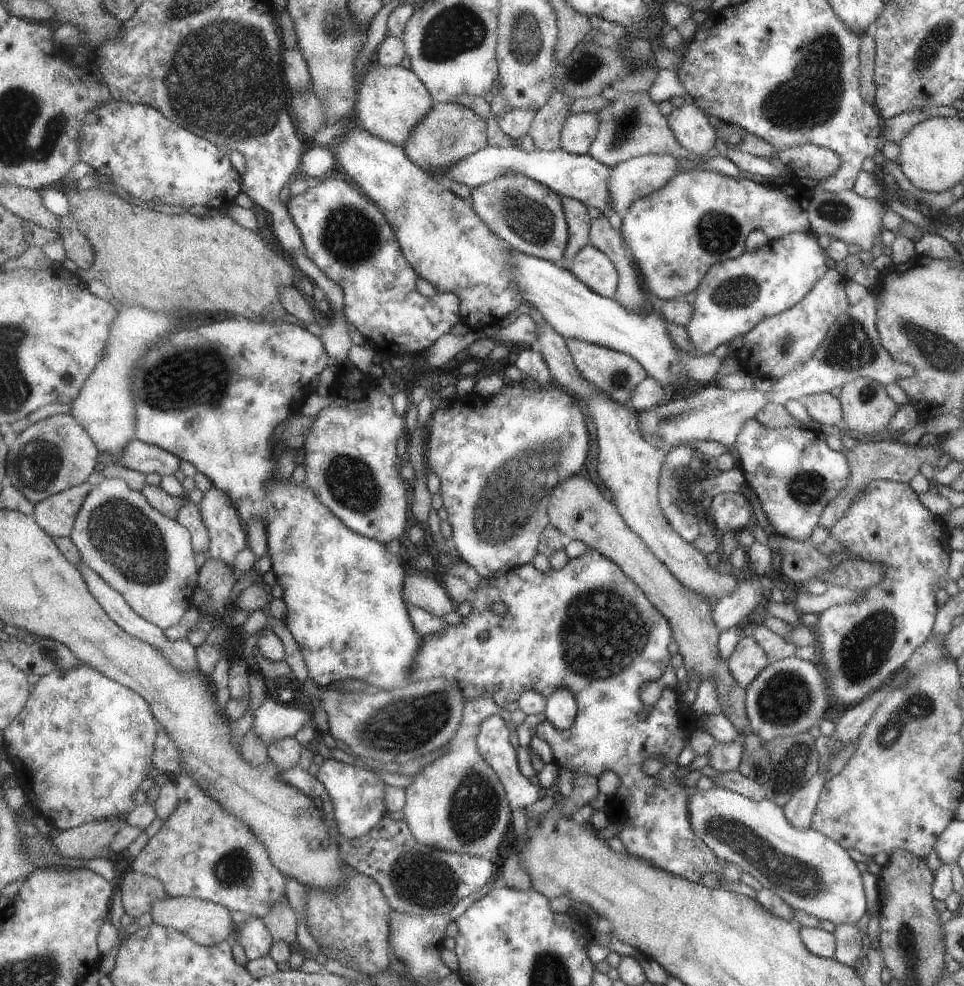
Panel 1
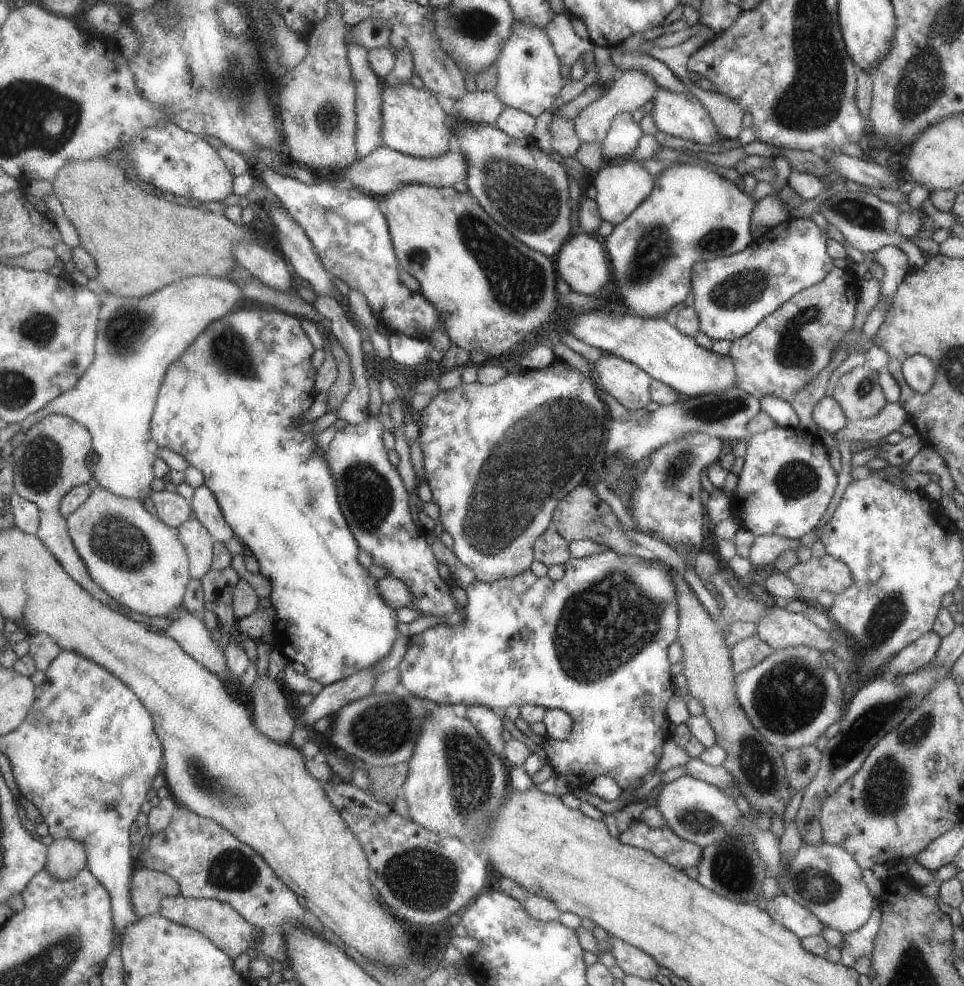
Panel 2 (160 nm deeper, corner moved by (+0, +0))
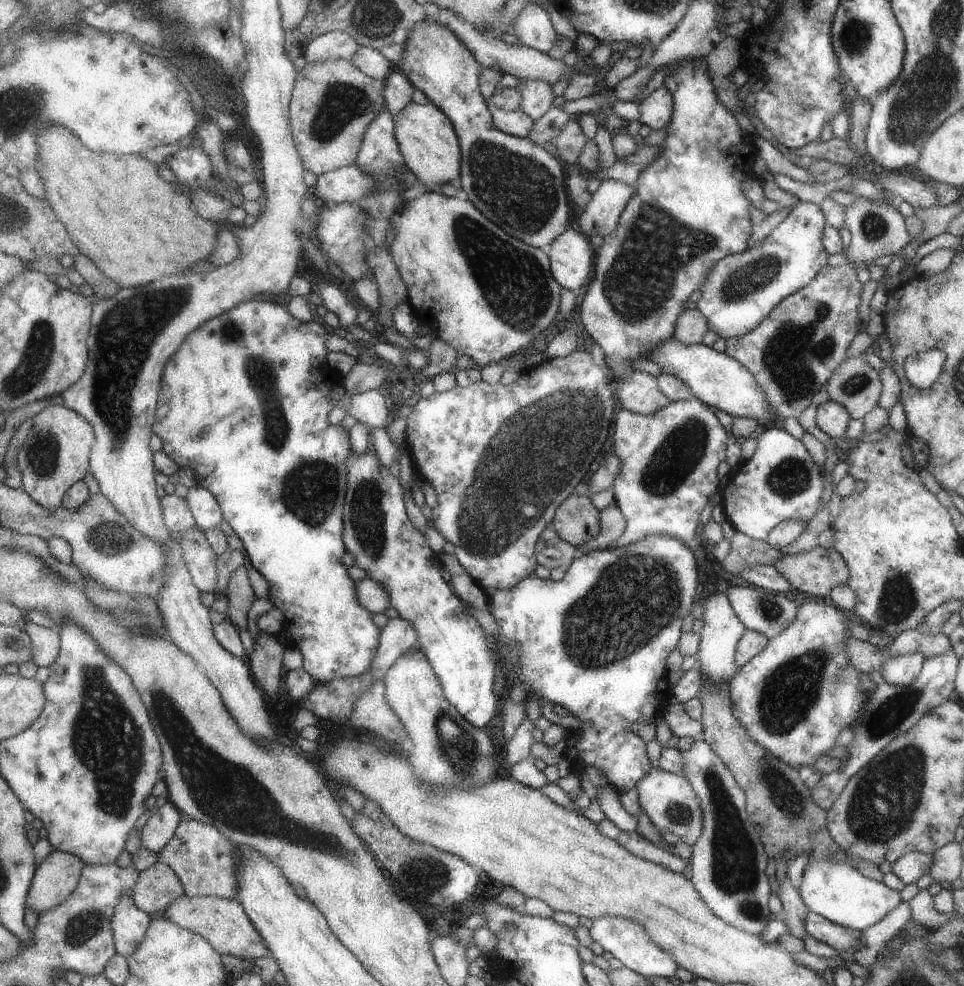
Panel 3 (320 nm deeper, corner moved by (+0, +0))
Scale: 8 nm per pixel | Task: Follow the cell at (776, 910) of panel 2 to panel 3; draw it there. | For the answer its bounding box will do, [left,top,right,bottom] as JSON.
[803,912,865,956]

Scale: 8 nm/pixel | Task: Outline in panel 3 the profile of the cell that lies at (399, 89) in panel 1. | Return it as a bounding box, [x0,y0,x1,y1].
[394,102,462,190]

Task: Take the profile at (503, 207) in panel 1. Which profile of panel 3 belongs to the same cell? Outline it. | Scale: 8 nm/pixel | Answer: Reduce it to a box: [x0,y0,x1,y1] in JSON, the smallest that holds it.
[399,18,571,247]

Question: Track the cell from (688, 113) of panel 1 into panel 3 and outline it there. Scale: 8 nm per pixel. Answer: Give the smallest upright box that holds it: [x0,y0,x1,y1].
[636,85,673,130]

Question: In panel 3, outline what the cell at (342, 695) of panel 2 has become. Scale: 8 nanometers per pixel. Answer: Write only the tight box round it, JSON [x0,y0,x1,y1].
[369,617,419,680]

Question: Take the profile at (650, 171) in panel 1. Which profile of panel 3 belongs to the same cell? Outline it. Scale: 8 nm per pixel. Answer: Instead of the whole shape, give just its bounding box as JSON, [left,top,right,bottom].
[578,178,633,237]

